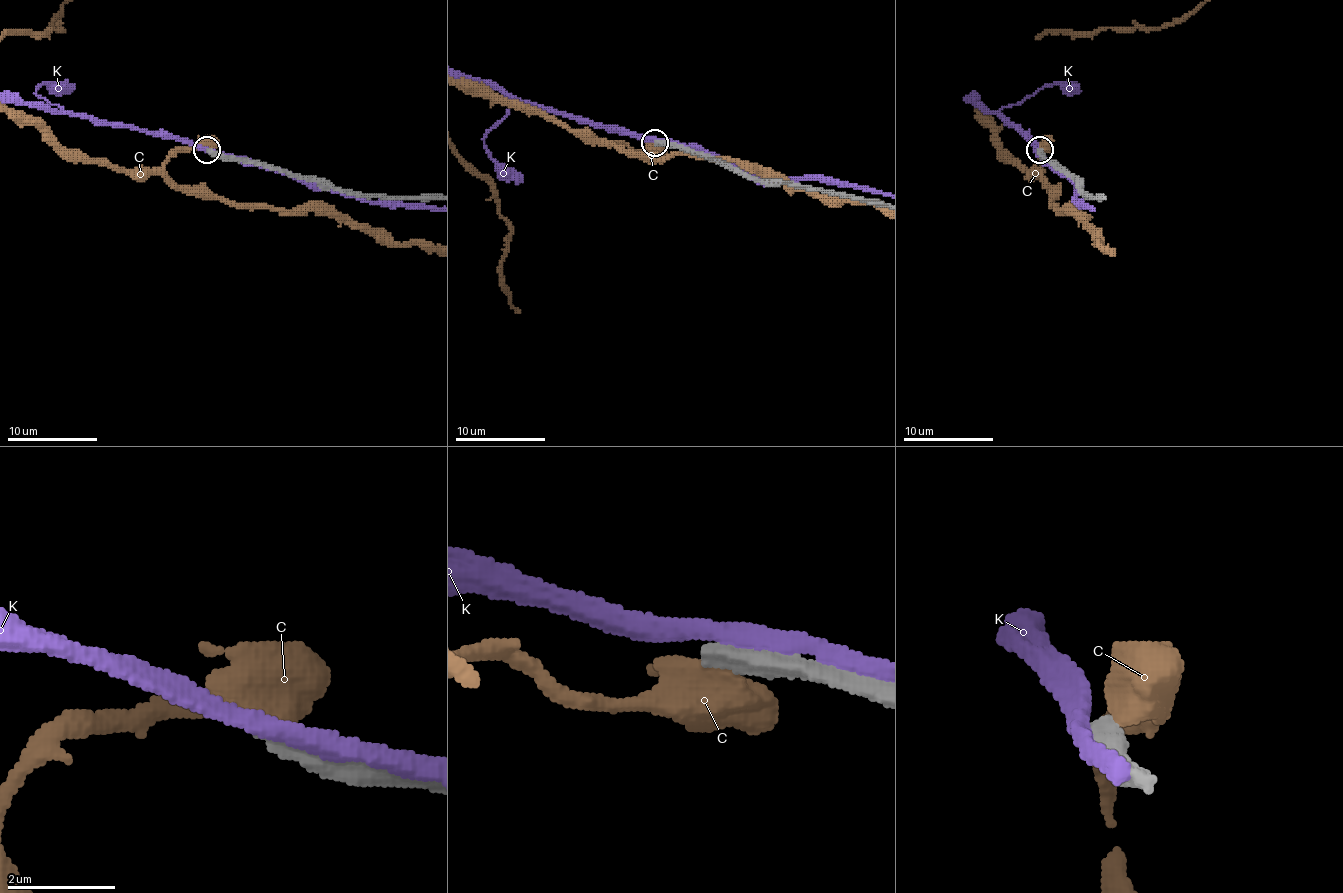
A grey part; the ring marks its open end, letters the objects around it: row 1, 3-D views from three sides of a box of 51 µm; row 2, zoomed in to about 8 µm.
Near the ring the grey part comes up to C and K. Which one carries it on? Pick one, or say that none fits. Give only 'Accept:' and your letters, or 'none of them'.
Accept: none of them

